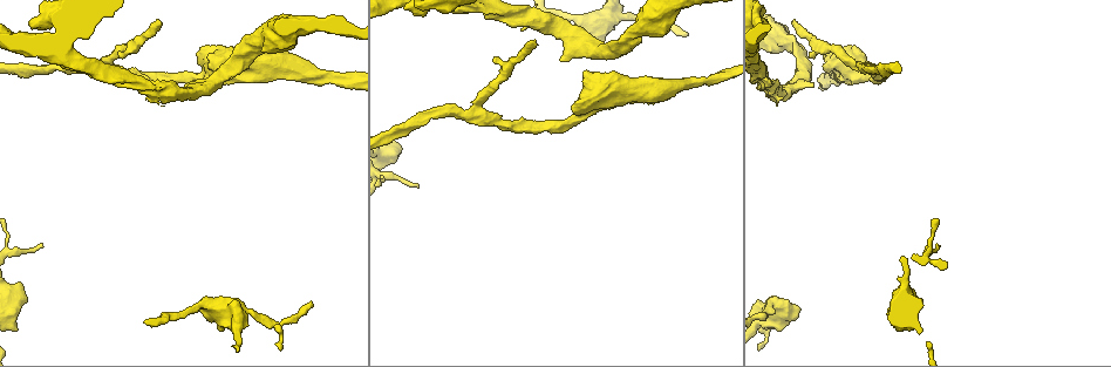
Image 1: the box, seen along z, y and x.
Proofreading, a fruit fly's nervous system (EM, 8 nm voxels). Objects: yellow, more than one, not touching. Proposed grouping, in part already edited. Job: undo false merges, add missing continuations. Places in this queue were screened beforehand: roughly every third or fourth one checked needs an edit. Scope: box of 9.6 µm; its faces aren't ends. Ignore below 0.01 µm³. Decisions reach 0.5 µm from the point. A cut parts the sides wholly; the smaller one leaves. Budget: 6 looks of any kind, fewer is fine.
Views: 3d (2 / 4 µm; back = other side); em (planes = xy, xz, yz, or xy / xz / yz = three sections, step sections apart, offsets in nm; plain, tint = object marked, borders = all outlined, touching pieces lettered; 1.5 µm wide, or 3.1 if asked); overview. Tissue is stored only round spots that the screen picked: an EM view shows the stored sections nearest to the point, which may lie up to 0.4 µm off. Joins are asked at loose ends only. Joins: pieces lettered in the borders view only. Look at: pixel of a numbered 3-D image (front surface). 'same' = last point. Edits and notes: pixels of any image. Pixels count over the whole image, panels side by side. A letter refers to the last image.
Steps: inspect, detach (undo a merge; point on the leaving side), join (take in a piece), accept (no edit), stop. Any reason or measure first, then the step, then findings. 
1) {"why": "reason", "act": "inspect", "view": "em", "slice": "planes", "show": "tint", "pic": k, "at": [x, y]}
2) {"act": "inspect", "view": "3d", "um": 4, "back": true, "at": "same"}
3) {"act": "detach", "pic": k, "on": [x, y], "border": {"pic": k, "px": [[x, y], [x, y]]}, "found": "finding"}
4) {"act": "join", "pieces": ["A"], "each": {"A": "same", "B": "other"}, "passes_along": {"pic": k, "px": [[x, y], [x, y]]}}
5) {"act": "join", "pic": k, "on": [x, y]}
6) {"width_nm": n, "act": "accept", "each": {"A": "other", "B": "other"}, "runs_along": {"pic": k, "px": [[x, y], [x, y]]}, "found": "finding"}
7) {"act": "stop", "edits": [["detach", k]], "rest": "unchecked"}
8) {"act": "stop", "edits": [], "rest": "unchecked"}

{"why": "tapers out", "act": "inspect", "view": "3d", "um": 2, "pic": 1, "at": [311, 302]}

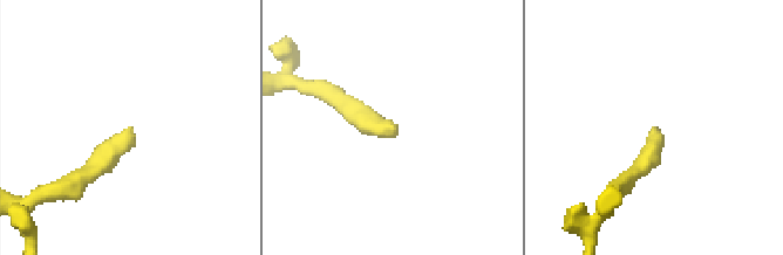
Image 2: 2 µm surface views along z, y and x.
{"act": "inspect", "view": "em", "slice": "xz", "step": 4, "show": "tint", "pic": 2, "at": [657, 129]}

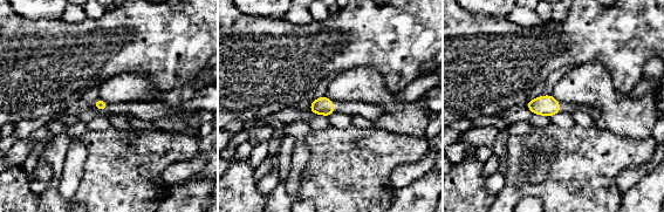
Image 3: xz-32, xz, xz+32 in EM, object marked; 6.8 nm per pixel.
{"act": "inspect", "view": "em", "slice": "planes", "show": "borders", "at": "same"}

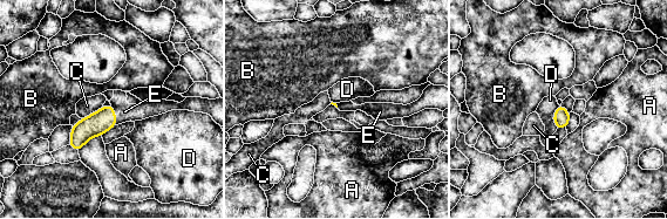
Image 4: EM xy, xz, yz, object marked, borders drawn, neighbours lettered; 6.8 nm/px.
{"longest_contact_nm": ["C", 170], "act": "join", "pieces": ["E"], "each": {"A": "other", "B": "other", "C": "other", "D": "other", "E": "same"}, "passes_along": {"pic": 4, "px": [[96, 124], [114, 114], [124, 111]]}, "found": "it goes on there"}

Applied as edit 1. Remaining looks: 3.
{"why": "redraw", "act": "inspect", "view": "overview"}

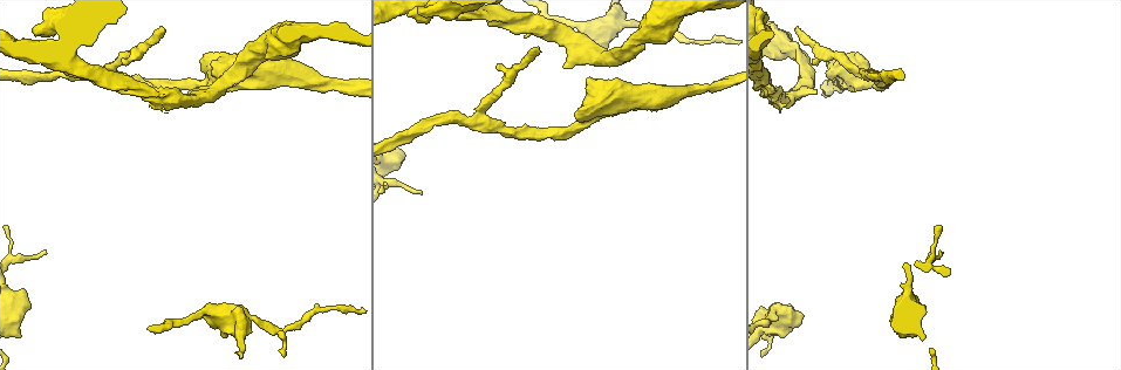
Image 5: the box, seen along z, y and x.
{"why": "calibre changes", "act": "inspect", "view": "3d", "um": 4, "pic": 5, "at": [208, 309]}

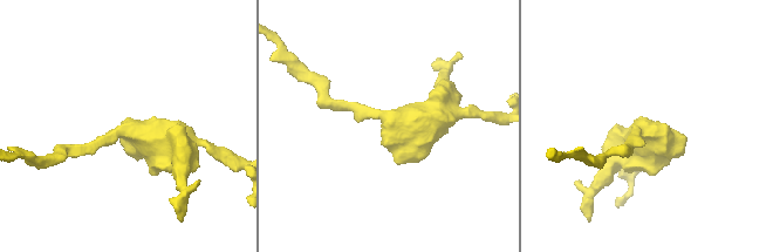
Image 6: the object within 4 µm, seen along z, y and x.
{"arm_widths_nm": [180, 550], "act": "inspect", "view": "em", "slice": "planes", "show": "borders", "pic": 6, "at": [387, 117]}

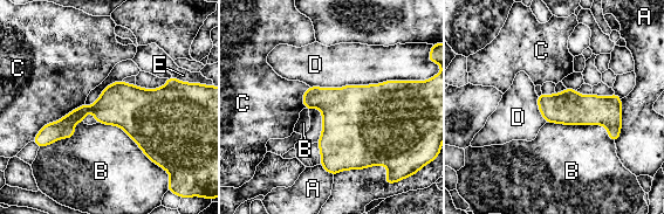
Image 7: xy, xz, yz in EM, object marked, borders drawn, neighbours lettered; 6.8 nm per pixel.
{"act": "accept", "each": {"A": "other", "B": "other", "C": "other", "D": "other", "E": "other"}, "found": "continuous, no second neuron"}

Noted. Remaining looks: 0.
{"act": "stop", "edits": [["join", 4]], "rest": "unchecked"}

